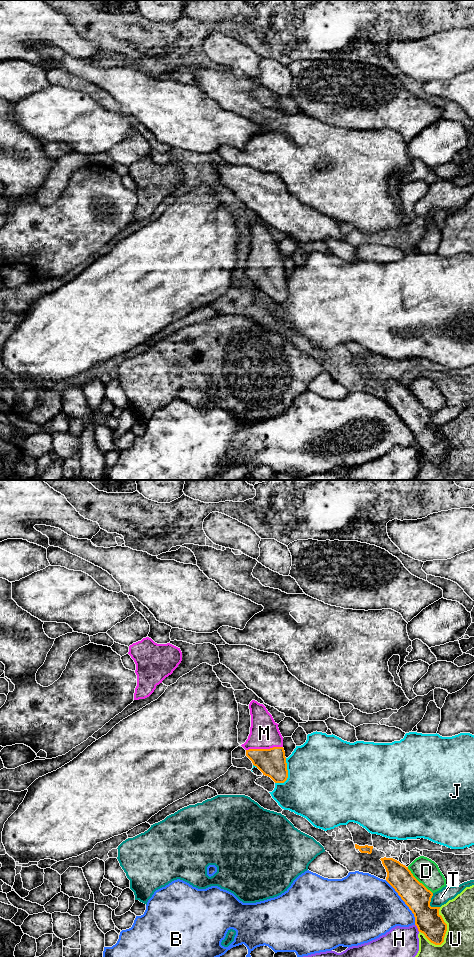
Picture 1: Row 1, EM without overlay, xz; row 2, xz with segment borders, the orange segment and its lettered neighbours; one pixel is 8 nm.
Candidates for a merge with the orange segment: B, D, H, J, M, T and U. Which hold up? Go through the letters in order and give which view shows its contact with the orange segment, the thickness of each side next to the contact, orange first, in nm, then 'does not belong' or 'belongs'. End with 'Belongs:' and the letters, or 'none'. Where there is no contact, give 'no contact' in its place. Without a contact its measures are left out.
B: contact in xz; calibres 220 and 440 nm; does not belong
D: contact in xz; calibres 220 and 200 nm; does not belong
H: contact in xz; calibres 220 and 300 nm; does not belong
J: contact in xz; calibres 220 and 500 nm; does not belong
M: contact in xz; calibres 220 and 240 nm; belongs
T: contact in xz; calibres 220 and 120 nm; does not belong
U: contact in xz; calibres 200 and 320 nm; does not belong
Belongs: M

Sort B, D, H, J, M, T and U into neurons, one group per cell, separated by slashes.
B / D / H / J / M / T / U

